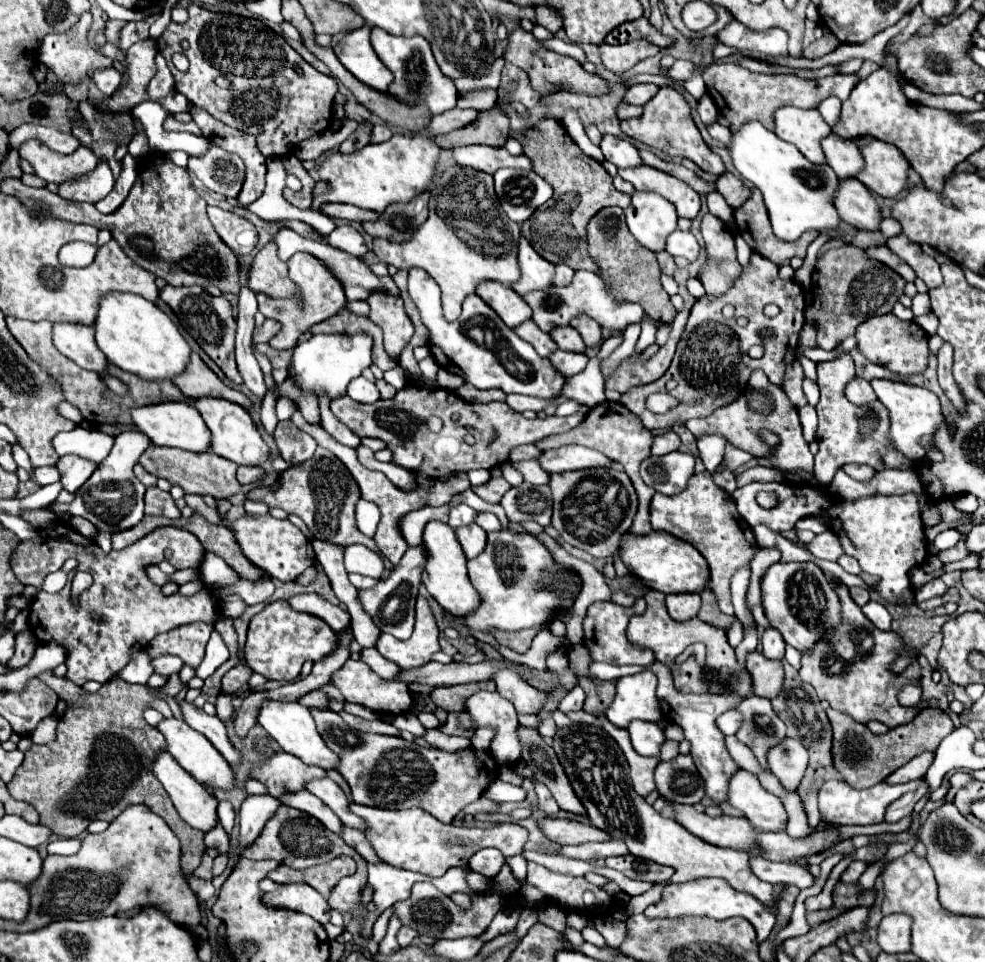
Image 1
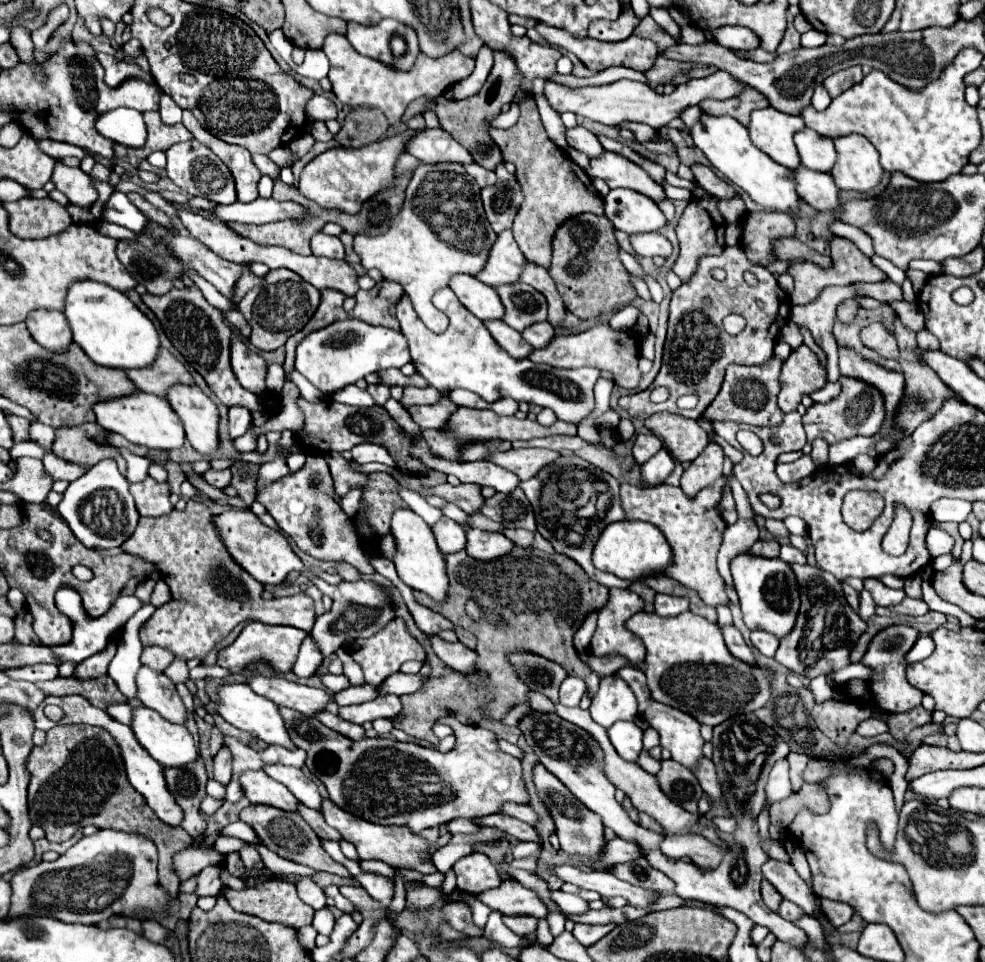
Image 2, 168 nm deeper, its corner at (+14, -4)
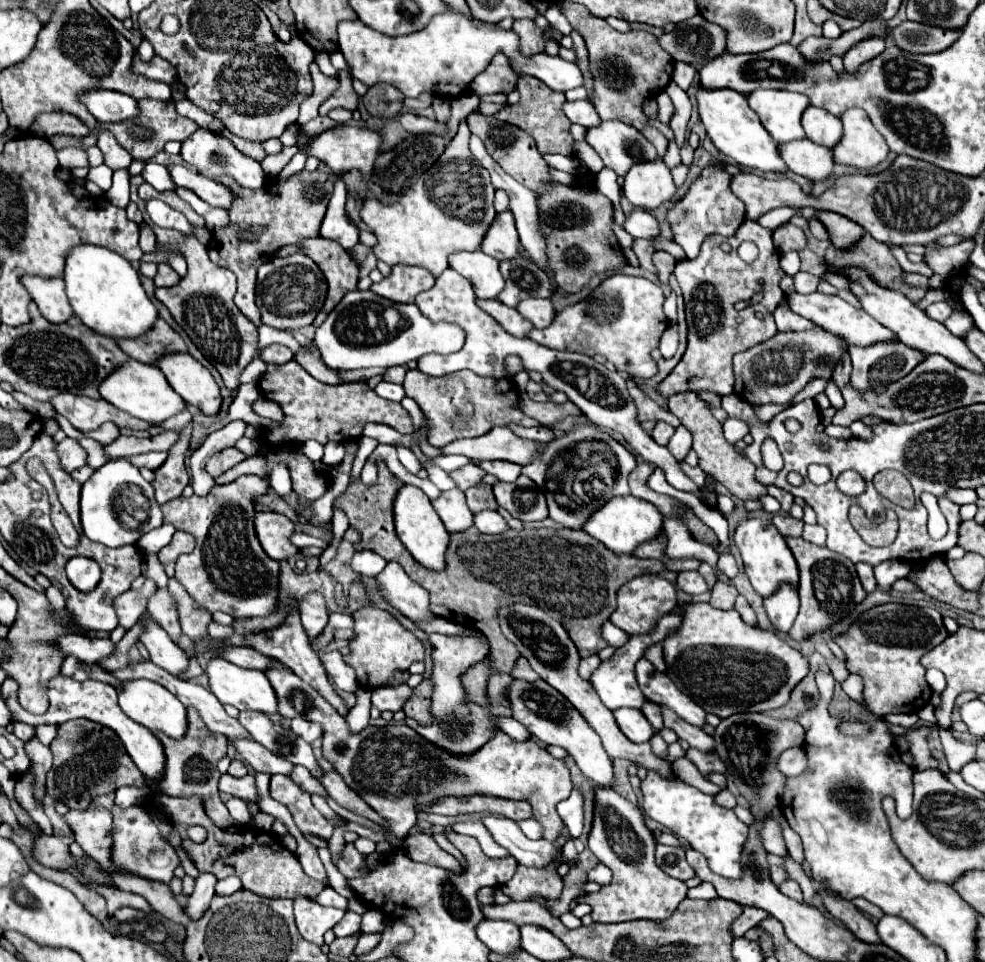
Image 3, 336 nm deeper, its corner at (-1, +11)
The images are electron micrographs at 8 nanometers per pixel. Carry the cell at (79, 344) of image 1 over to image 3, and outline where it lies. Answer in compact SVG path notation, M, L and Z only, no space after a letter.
M23 277L25 289L31 293L41 315L51 323L63 323L71 319L71 303L63 289L63 279Z

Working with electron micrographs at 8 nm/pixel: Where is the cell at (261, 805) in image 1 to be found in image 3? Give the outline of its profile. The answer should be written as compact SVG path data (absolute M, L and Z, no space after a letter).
M201 873L201 875L197 877L195 891L191 893L189 903L187 903L187 907L185 907L185 911L187 911L187 915L189 915L191 919L199 919L199 917L205 913L205 909L209 907L211 899L213 899L213 895L215 895L215 885L217 885L217 881L219 881L219 879L215 879L211 873Z

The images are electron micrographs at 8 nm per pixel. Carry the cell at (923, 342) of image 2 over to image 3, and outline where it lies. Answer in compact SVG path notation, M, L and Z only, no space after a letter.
M939 301L939 303L929 305L929 307L925 309L925 313L927 313L931 319L935 319L935 321L943 323L945 319L949 319L949 315L951 315L953 311L951 311L951 305L947 305L945 301Z

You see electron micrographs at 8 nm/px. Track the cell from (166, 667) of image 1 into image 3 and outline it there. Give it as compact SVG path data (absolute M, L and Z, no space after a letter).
M157 589L157 593L151 597L149 605L147 605L147 613L151 615L151 619L167 631L167 635L171 637L171 641L179 641L181 637L181 625L179 625L179 617L177 617L177 609L175 603L169 595L167 589Z

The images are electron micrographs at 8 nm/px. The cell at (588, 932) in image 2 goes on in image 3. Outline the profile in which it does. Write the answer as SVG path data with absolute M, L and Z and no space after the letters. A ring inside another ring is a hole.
M595 785L595 807L593 807L593 825L589 833L589 849L595 857L613 871L613 881L607 887L601 887L599 893L579 897L579 903L591 905L591 917L595 923L621 923L633 919L653 919L661 921L669 917L677 905L685 899L687 885L679 879L665 875L655 865L655 845L651 831L643 823L639 807L631 805L613 789ZM631 885L641 885L641 893L631 891Z

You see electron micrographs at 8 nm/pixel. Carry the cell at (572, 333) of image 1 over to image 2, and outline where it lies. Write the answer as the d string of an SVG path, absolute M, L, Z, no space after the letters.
M536 322L536 324L530 324L528 328L524 328L520 334L528 344L532 344L532 348L544 348L556 332L550 322Z

